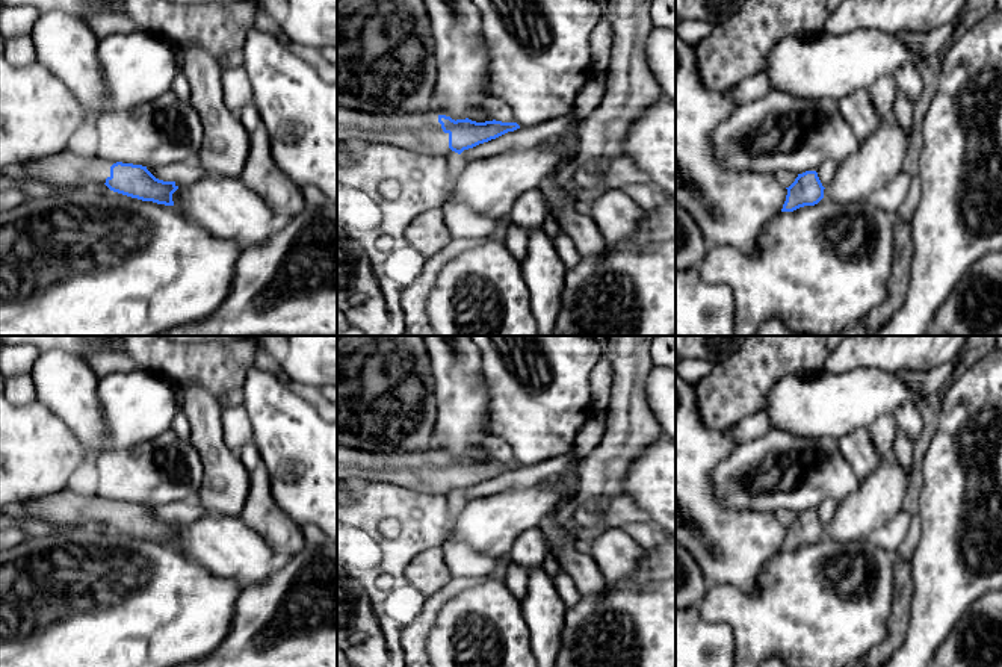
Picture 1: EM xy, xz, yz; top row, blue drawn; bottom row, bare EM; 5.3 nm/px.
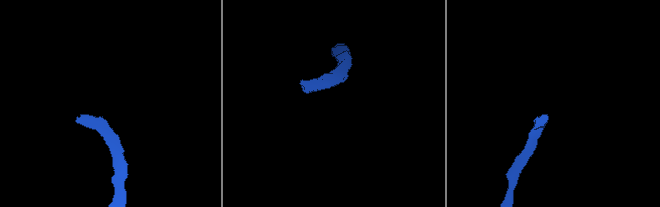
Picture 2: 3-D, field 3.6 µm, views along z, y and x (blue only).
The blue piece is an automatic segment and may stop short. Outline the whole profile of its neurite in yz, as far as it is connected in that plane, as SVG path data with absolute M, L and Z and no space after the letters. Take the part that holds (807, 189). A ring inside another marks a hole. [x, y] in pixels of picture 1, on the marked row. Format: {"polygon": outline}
{"polygon": "M816 171L798 174L795 181L786 188L787 195L781 212L793 212L804 206L815 206L824 198L824 186Z"}

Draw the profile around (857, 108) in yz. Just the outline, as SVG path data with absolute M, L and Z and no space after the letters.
M864 88L842 97L837 104L842 116L860 141L867 139L886 119L875 110L871 94Z

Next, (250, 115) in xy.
M249 103L240 112L240 119L243 127L251 133L255 132L260 126L263 126L260 113L257 107Z

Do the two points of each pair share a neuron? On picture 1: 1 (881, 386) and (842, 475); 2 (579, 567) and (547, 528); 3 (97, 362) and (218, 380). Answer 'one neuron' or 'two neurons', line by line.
1: two neurons
2: one neuron
3: one neuron

